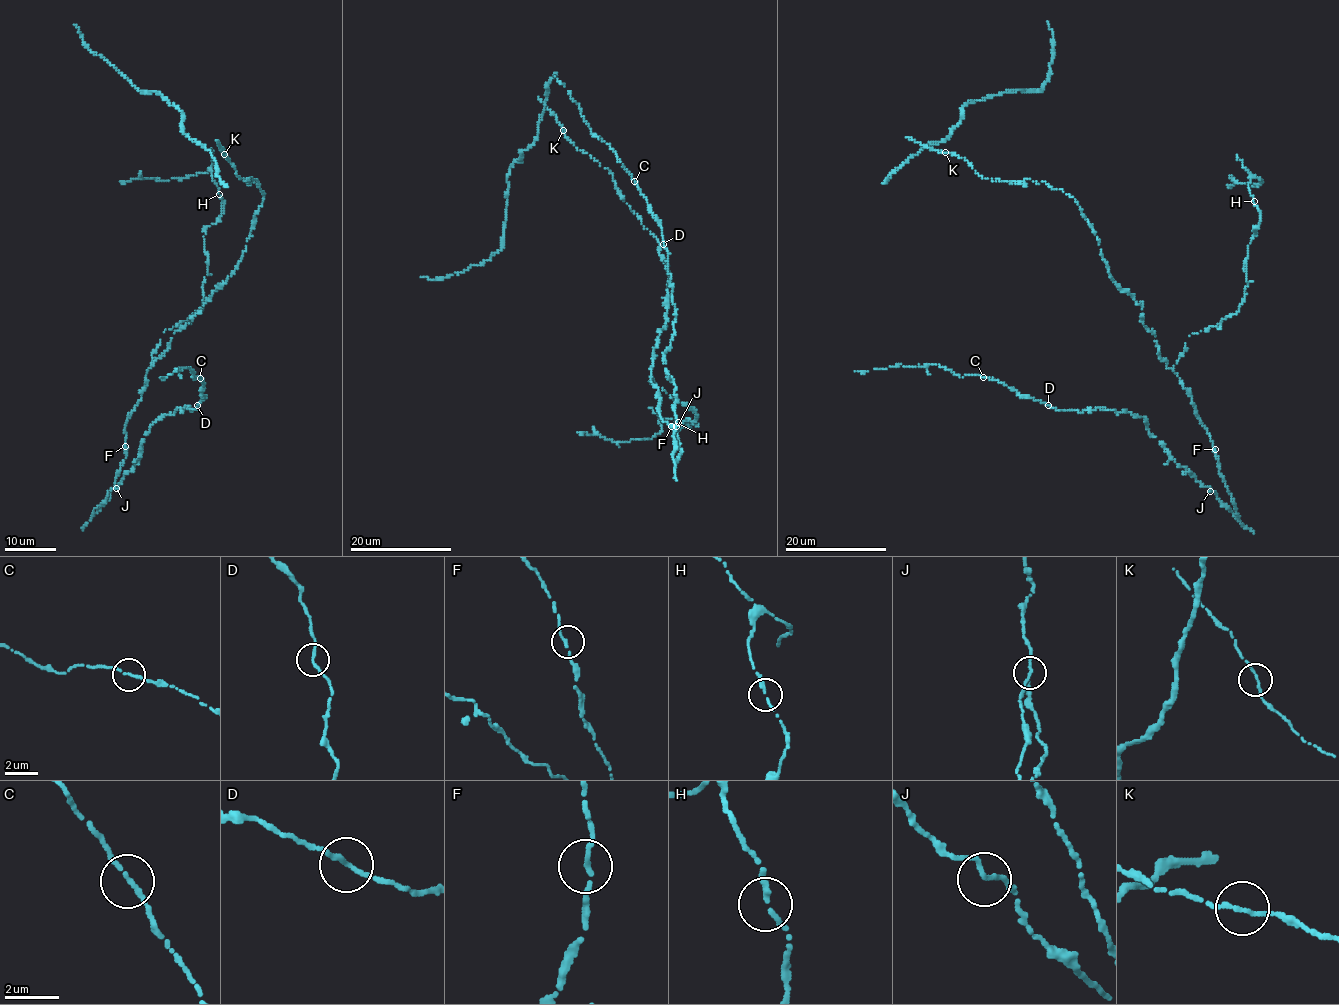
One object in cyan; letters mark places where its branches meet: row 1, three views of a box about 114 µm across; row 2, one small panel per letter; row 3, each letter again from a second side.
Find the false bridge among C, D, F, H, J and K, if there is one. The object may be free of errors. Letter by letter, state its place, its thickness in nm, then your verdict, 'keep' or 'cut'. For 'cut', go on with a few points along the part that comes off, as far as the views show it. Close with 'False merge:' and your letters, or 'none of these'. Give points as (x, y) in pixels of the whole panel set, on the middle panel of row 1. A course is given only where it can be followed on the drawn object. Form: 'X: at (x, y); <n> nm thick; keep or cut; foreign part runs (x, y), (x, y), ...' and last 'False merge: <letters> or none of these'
C: at (634, 181); 180 nm thick; keep
D: at (663, 244); 190 nm thick; keep
F: at (671, 426); 170 nm thick; keep
H: at (678, 422); 200 nm thick; keep
J: at (676, 426); 170 nm thick; keep
K: at (563, 130); 170 nm thick; keep
False merge: none of these

